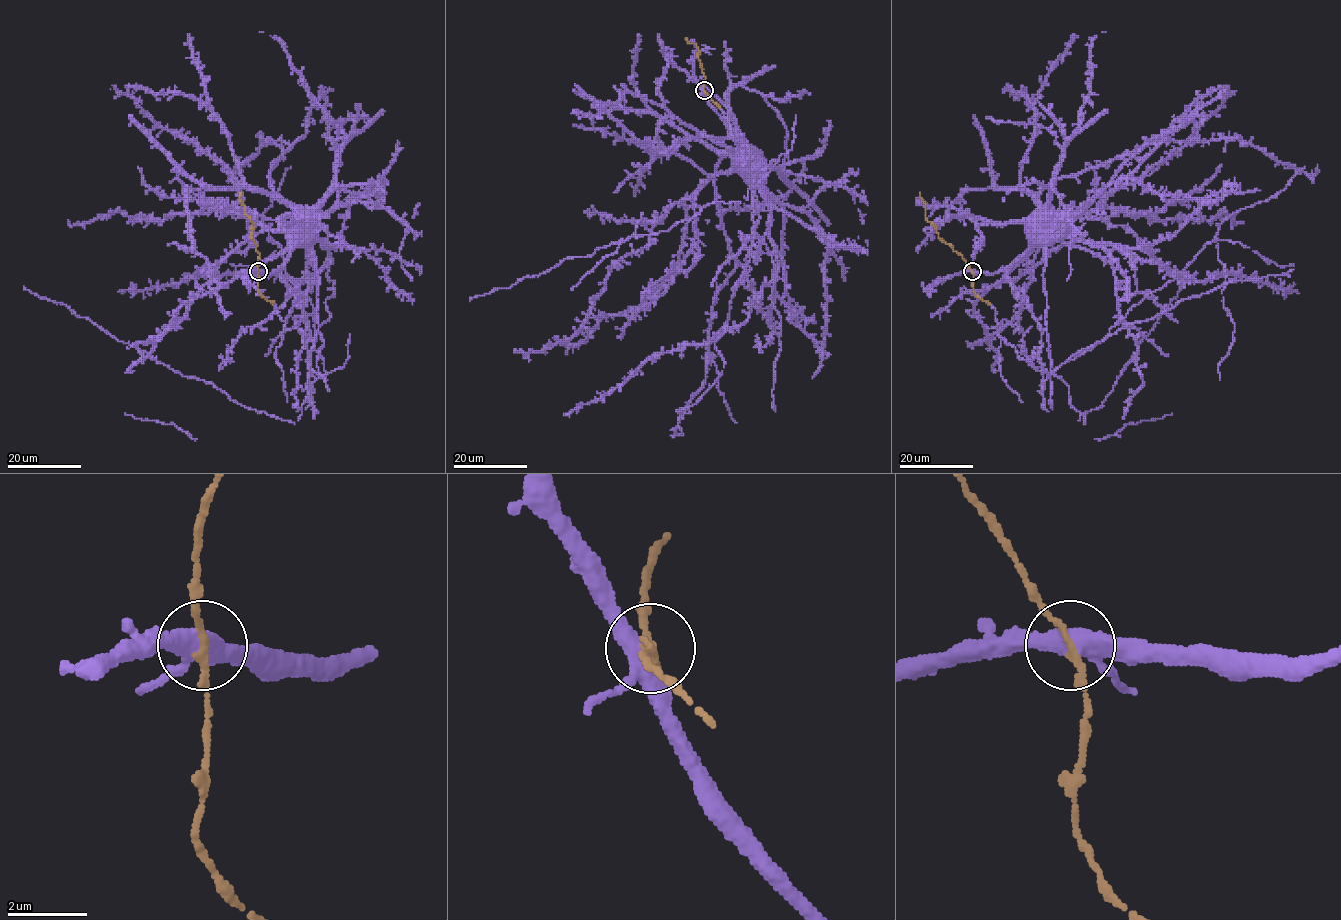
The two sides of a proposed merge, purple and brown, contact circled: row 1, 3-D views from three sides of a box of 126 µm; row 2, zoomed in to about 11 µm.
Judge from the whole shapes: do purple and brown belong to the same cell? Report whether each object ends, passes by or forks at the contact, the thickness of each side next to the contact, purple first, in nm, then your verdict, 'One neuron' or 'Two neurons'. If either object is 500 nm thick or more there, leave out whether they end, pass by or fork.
At the ring purple forks. At the ring brown passes by. Thickness 400 nm (purple) against 160 nm. One neuron

